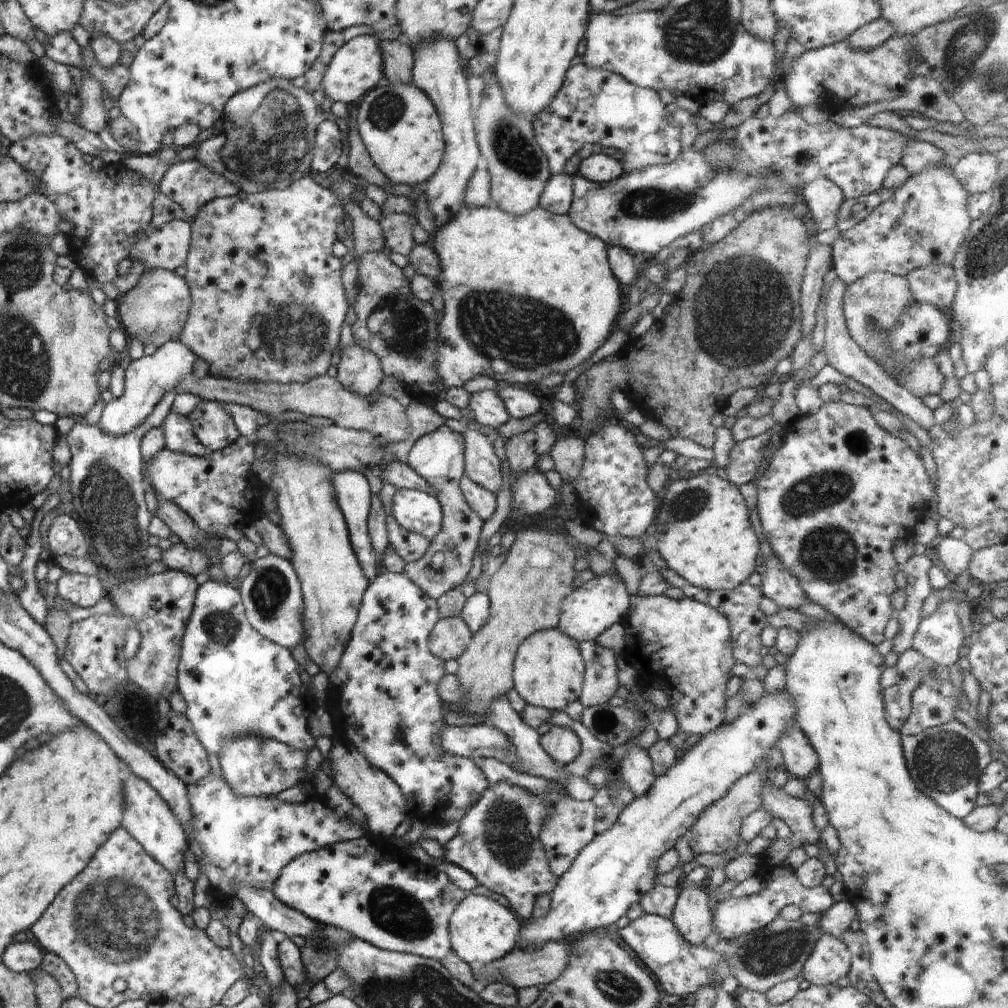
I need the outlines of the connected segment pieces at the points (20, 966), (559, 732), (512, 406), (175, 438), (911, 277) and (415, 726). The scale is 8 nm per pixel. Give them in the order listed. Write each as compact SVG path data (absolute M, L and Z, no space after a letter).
M33 940L12 942L4 952L1 961L12 972L26 973L40 967L44 950Z
M553 725L539 739L546 754L552 760L562 762L564 765L572 762L581 751L580 739L568 726Z
M510 385L506 388L496 388L496 390L508 414L513 418L528 418L541 410L542 404L538 397L528 392L524 386Z
M169 412L161 426L164 432L164 446L172 452L186 453L192 456L206 456L211 453L196 438L192 424L186 416Z
M930 264L910 270L905 276L914 301L928 302L942 312L950 312L957 284L950 264Z
M380 572L364 592L356 624L338 668L329 676L328 688L338 702L331 716L334 728L341 731L372 766L385 772L400 787L410 812L416 814L410 818L429 825L432 822L424 814L432 812L436 804L444 804L444 808L450 806L452 823L460 822L489 785L476 760L448 754L440 748L440 730L447 725L442 713L446 702L438 694L438 684L445 675L444 661L428 650L430 632L440 619L436 600L424 594L406 574Z

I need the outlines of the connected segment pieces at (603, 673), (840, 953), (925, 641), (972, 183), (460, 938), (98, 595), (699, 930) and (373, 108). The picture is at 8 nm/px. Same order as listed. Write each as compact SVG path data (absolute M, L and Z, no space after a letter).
M596 640L579 643L579 651L585 664L579 701L583 707L608 703L619 686L614 652L600 646Z
M823 934L805 959L802 976L812 985L831 985L846 976L850 966L848 946L836 936Z
M944 600L927 618L922 618L912 638L912 649L935 666L951 667L960 658L958 653L965 638L958 618L958 600Z
M990 152L968 153L954 166L954 176L969 195L982 194L993 187L1000 163L997 156Z
M468 893L450 916L449 937L452 950L471 966L490 964L504 958L516 948L522 923L511 909L500 905L492 898Z
M65 571L55 582L57 594L64 598L68 605L81 608L90 608L105 597L101 578L94 575L83 575Z
M681 888L678 889L678 900L672 913L672 922L676 925L678 932L686 942L690 942L692 946L705 946L705 940L710 935L713 928L713 918L710 913L710 904L707 894L707 888Z
M383 82L370 92L367 92L356 104L356 124L366 150L368 150L374 164L394 184L421 185L438 172L445 151L443 126L434 104L430 98L413 82L410 84L392 84Z

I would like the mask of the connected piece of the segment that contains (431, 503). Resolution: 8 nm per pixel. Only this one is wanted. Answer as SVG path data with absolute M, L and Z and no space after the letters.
M400 488L393 495L392 516L404 530L430 541L442 530L444 520L437 496L408 488Z

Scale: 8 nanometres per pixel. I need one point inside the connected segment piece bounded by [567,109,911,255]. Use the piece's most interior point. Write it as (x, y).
(644, 211)

